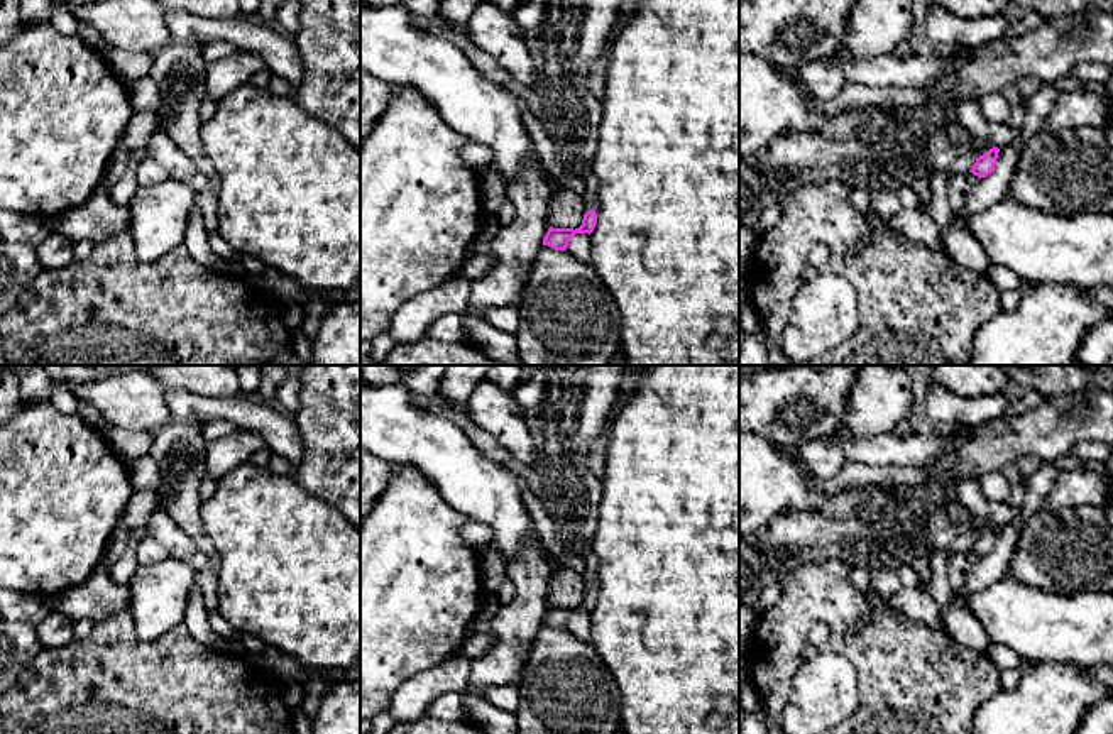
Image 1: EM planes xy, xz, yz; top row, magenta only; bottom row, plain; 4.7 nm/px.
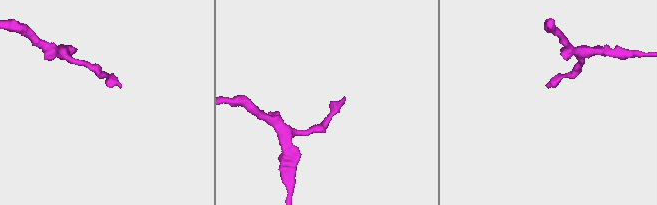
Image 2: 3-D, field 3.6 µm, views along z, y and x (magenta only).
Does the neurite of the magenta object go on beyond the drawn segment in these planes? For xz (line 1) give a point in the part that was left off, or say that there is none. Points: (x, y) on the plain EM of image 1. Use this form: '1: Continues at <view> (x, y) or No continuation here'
1: No continuation here

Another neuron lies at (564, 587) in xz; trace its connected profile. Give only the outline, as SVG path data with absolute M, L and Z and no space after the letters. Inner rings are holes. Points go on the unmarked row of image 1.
M573 570L558 572L548 585L548 604L553 607L578 607L584 599L584 578Z

